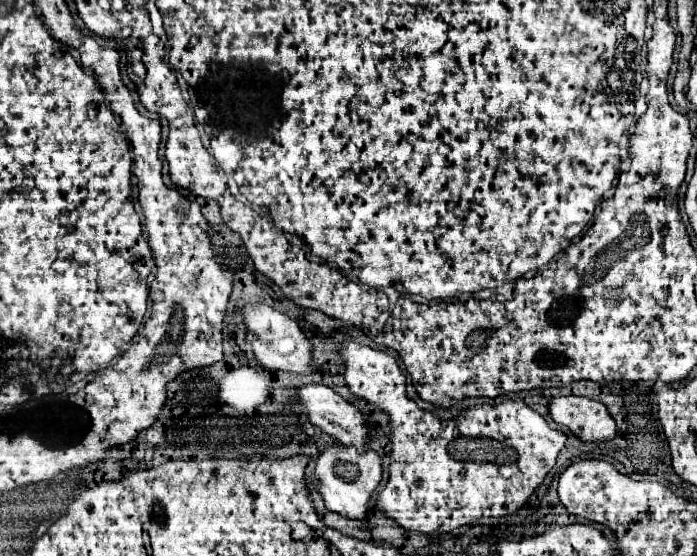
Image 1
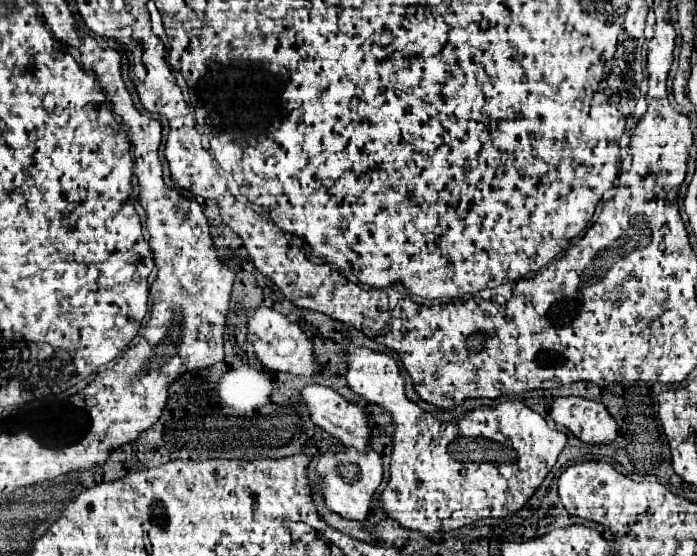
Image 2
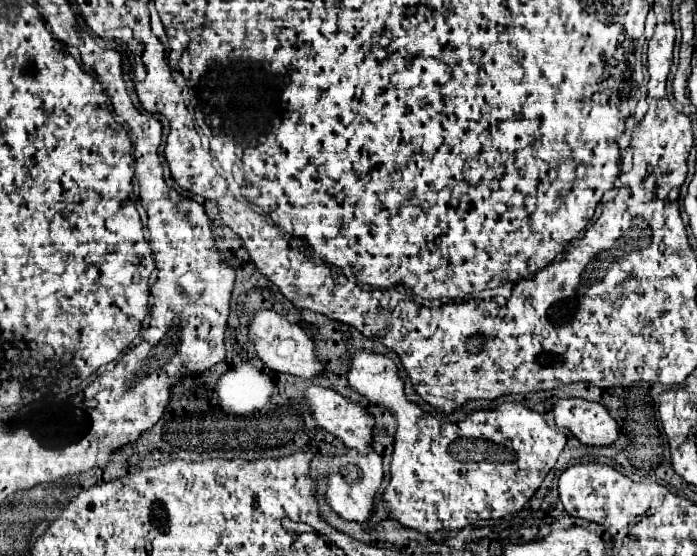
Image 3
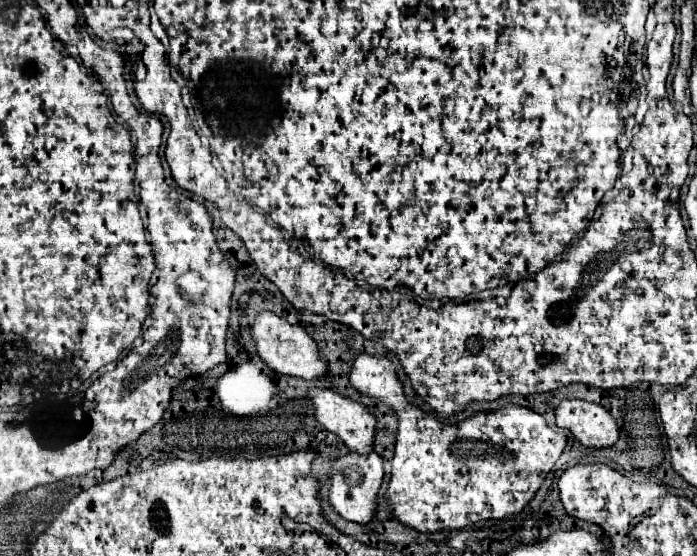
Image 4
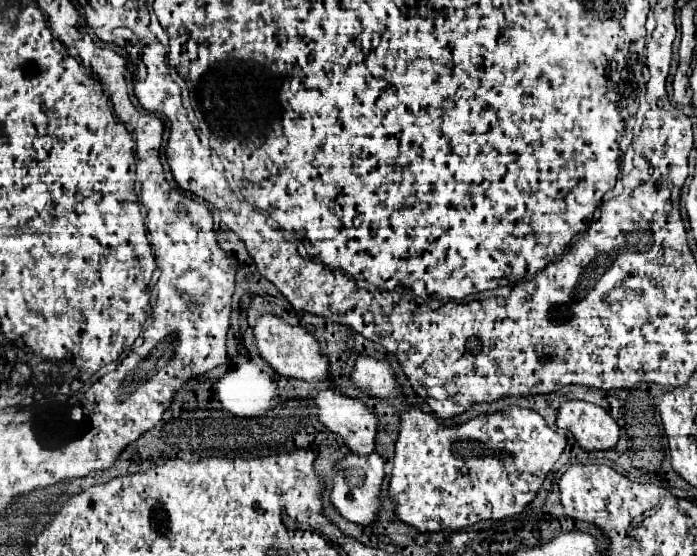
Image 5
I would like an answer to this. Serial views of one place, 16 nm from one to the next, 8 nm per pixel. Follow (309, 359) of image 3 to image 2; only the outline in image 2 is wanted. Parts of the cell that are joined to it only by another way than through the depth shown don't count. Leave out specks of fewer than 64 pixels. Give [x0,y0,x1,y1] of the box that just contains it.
[248,308,322,376]

